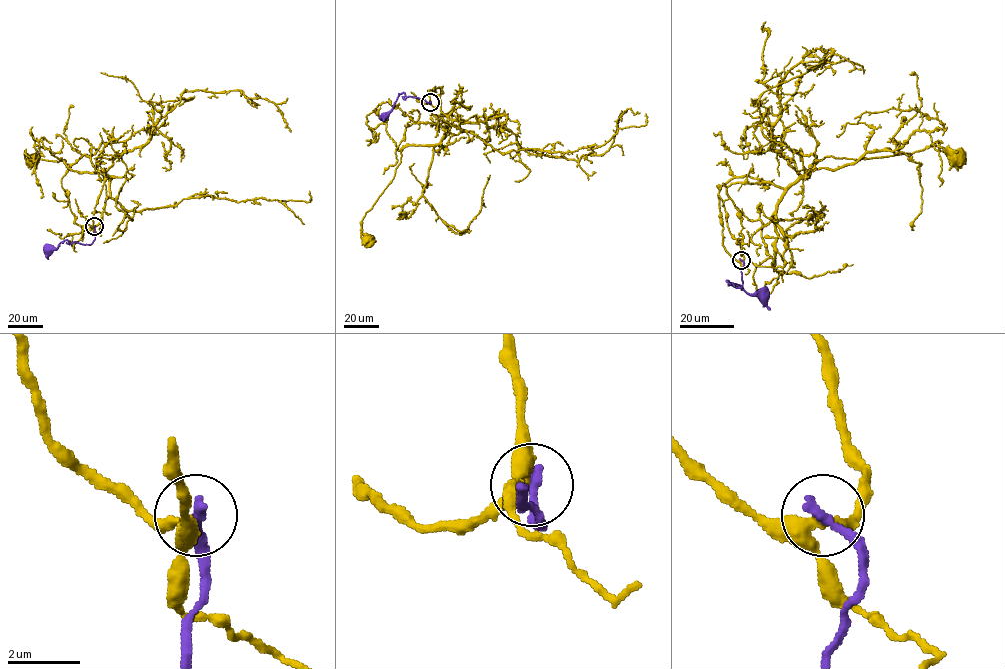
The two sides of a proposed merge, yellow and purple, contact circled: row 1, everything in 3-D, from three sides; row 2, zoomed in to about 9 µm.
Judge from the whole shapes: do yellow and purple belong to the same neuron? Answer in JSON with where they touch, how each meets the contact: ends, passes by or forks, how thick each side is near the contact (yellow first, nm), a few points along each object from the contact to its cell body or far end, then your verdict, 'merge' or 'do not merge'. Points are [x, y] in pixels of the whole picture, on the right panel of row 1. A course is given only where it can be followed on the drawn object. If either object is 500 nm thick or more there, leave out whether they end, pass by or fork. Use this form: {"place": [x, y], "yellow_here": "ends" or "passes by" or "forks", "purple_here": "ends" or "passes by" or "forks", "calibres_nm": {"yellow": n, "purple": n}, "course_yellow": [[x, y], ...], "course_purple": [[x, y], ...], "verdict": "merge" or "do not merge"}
{"place": [741, 260], "yellow_here": "forks", "purple_here": "ends", "calibres_nm": {"yellow": 320, "purple": 320}, "course_yellow": [[740, 260], [723, 244], [718, 196], [733, 178], [787, 188], [826, 157], [877, 158], [931, 145], [956, 157]], "course_purple": [[741, 260], [744, 263], [742, 285], [735, 287], [727, 282], [738, 284], [747, 293], [764, 297]], "verdict": "do not merge"}

